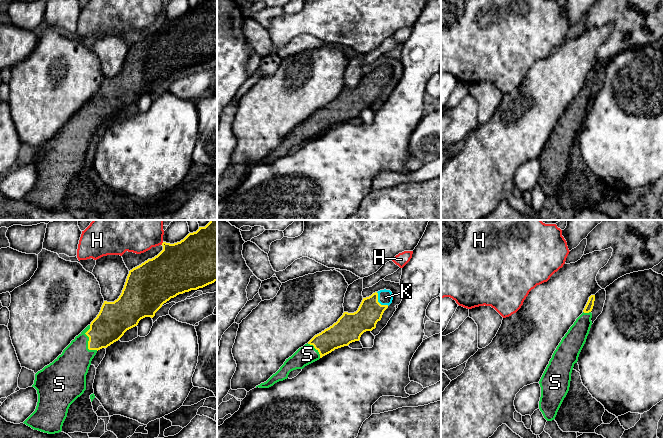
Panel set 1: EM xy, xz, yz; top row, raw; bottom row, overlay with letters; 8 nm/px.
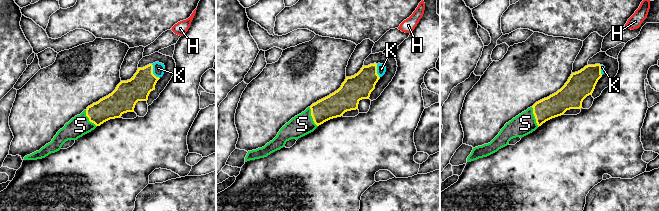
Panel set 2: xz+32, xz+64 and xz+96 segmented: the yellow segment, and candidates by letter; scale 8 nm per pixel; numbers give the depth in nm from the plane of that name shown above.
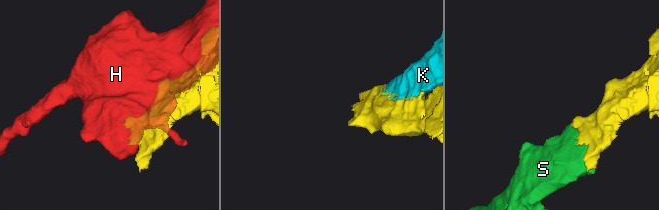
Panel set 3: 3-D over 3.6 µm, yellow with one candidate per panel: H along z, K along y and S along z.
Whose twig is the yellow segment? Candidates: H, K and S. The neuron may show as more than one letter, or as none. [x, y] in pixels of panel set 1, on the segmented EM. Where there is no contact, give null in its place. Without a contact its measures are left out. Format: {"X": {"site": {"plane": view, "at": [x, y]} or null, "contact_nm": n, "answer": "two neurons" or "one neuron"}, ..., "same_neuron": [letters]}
{"H": {"site": {"plane": "xy", "at": [162, 243]}, "contact_nm": 30, "answer": "two neurons"}, "K": {"site": {"plane": "xz", "at": [378, 302]}, "contact_nm": 150, "answer": "one neuron"}, "S": {"site": {"plane": "xy", "at": [88, 341]}, "contact_nm": 220, "answer": "one neuron"}, "same_neuron": ["K", "S"]}

